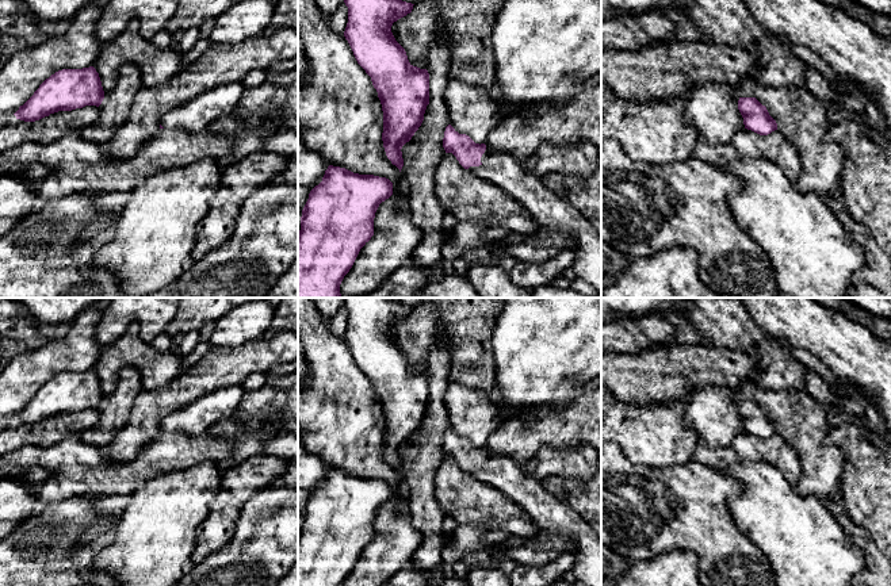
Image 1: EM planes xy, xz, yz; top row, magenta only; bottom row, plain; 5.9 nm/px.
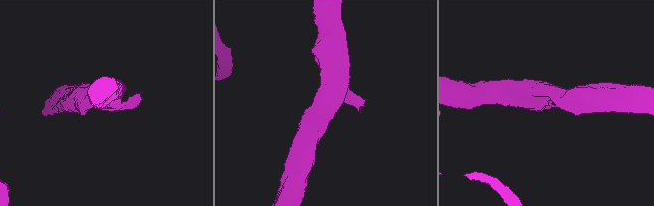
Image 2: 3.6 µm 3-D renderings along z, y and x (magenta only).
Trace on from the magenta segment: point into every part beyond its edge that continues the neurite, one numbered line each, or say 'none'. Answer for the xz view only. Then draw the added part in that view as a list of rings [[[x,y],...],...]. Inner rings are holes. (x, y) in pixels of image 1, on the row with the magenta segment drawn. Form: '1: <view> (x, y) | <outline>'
1: xz (503, 169) | [[[486,149],[481,162],[469,171],[521,203],[540,226],[563,227],[571,235],[575,242],[571,268],[601,295],[601,235],[593,226],[510,153]]]

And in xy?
1: xy (197, 115) | [[[241,81],[217,87],[167,112],[160,125],[164,129],[183,129],[191,133],[204,131],[214,120],[237,108],[244,91]]]

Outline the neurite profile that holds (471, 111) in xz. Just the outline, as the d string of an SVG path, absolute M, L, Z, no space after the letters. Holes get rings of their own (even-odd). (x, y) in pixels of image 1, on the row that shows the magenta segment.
M450 78L443 92L443 104L450 115L450 125L459 134L469 135L475 143L485 143L489 134L509 111L500 100L493 100L489 89L466 85Z

